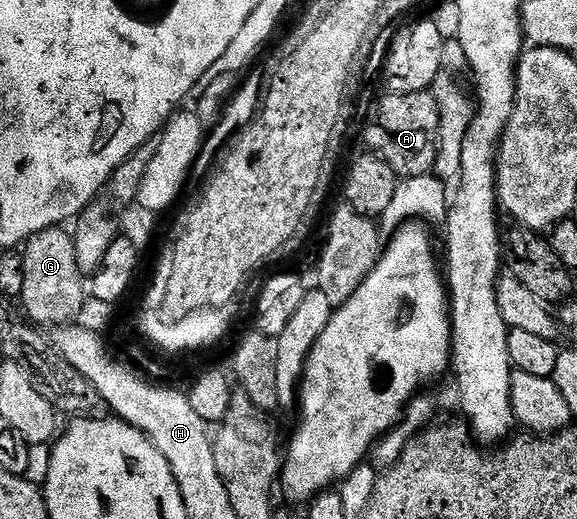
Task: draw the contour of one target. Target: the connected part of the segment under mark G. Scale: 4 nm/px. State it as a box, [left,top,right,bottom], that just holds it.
[19,226,87,326]

